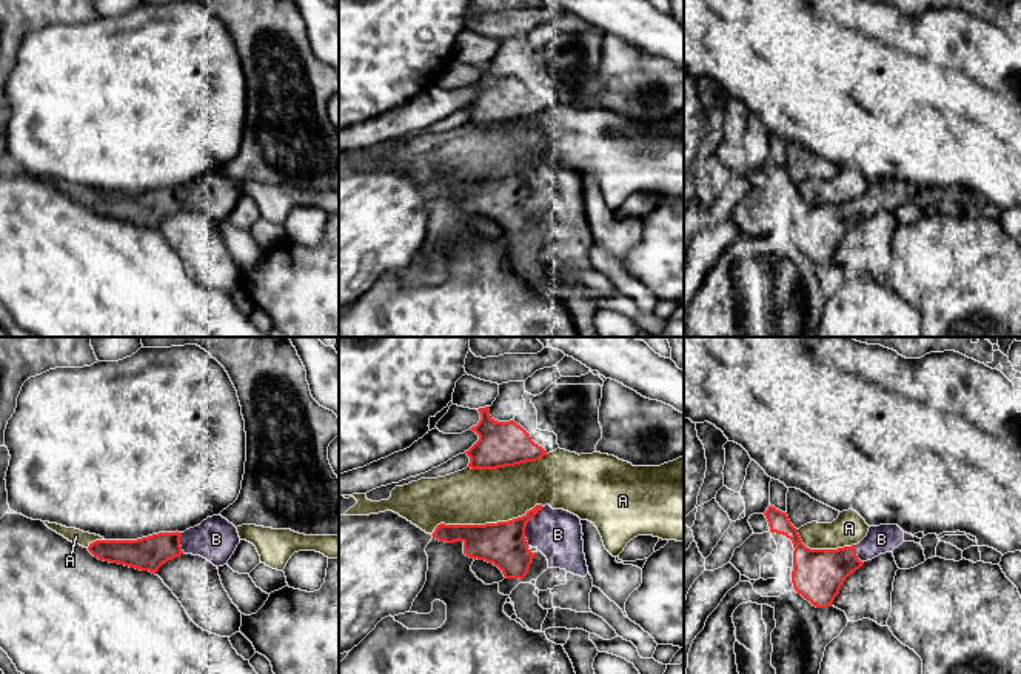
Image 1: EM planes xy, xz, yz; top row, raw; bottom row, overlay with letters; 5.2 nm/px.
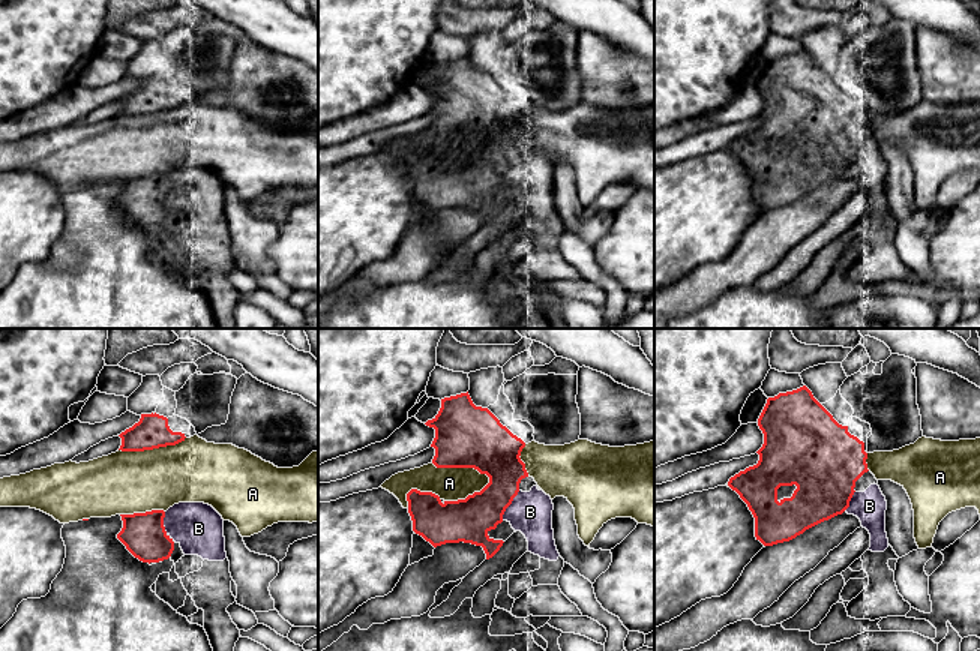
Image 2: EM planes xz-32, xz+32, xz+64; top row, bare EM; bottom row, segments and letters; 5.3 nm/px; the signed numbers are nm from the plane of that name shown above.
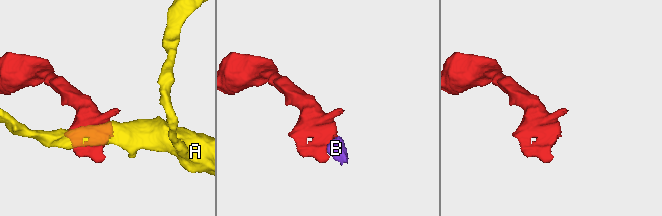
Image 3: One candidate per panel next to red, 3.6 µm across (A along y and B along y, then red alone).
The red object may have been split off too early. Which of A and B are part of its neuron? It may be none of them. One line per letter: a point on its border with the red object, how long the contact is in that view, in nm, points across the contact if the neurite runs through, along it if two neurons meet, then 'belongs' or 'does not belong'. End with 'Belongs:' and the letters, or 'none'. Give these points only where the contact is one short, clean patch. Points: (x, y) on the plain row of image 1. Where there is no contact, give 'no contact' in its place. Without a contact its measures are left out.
A: contact xz (485, 179); length 600 nm; does not belong
B: contact xz (525, 182); length 220 nm; way xz (502, 199), (508, 197), (525, 182), (545, 183), (558, 190); belongs
Belongs: B

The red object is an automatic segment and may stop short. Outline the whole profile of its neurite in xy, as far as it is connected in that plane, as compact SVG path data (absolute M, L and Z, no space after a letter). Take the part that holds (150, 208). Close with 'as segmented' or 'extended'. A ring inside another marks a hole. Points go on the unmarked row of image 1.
M219 169L185 188L159 188L137 195L95 195L88 206L99 215L156 229L163 219L183 208L223 222L239 199L237 183Z | extended

